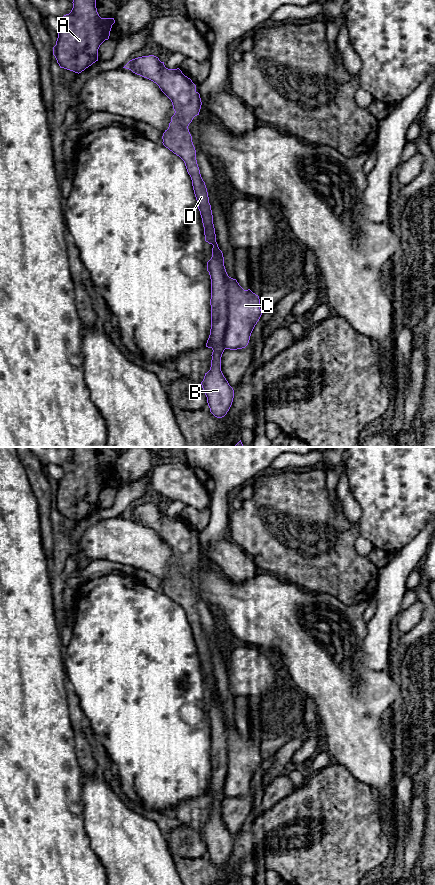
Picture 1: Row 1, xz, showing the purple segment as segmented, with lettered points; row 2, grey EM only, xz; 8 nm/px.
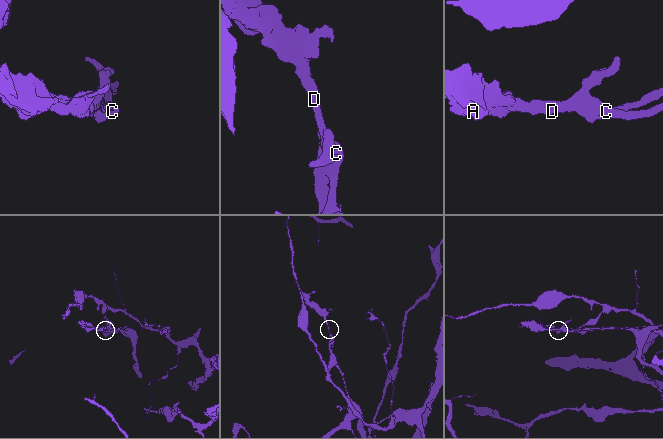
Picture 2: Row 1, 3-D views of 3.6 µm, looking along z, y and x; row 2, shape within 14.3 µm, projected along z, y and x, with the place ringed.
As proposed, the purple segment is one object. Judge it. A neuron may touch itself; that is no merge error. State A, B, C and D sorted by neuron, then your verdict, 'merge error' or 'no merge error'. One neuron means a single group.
A B D / C; merge error

